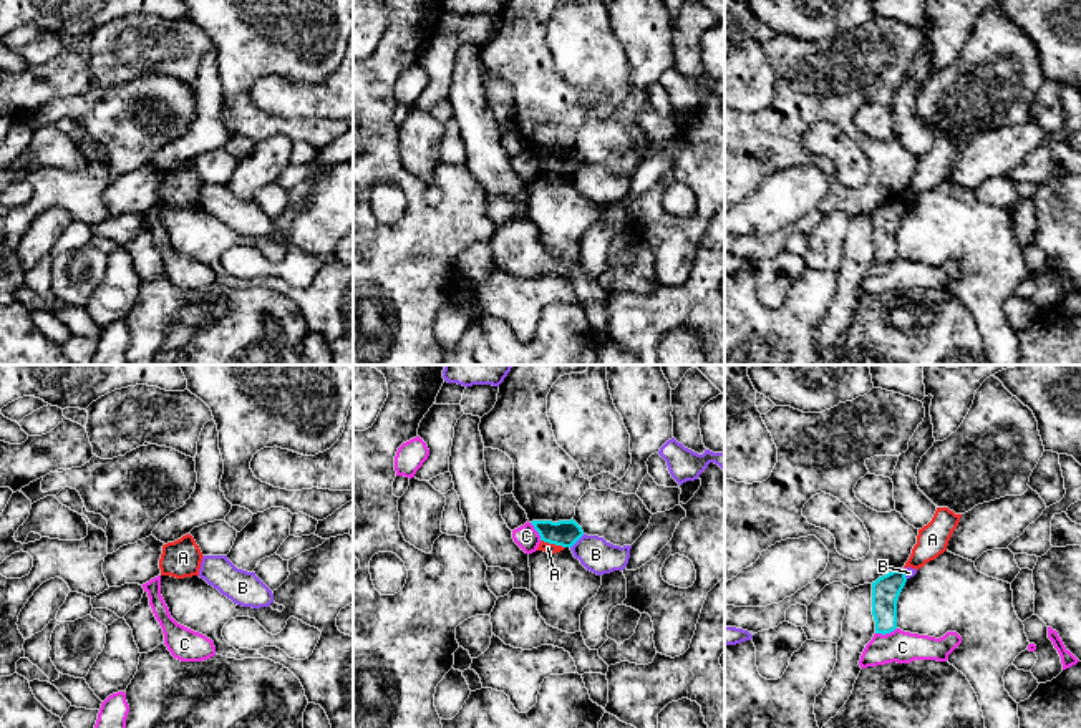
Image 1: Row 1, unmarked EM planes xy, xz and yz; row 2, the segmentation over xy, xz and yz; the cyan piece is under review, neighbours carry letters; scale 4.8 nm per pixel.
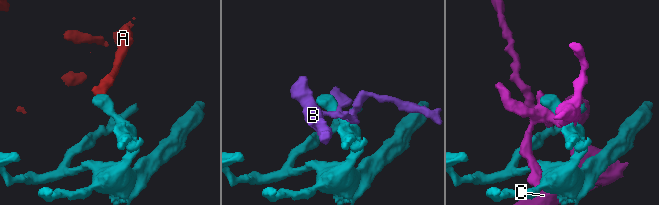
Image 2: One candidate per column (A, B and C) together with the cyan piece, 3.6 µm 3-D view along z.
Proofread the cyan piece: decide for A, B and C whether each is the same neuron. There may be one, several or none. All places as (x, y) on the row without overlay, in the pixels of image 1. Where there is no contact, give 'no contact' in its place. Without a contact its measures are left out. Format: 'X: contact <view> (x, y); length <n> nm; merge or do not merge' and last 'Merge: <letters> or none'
A: contact xz (552, 171); length 130 nm; do not merge
B: contact xz (577, 168); length 100 nm; do not merge
C: contact yz (886, 261); length 110 nm; do not merge
Merge: none

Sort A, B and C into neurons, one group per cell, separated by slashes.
A / B / C

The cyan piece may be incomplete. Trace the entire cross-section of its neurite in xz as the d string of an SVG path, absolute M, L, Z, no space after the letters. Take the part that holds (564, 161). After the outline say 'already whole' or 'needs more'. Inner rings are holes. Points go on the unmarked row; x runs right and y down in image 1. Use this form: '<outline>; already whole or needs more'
M532 149L531 151L534 158L539 161L540 169L562 174L562 176L572 176L582 164L582 156L574 149Z; already whole

